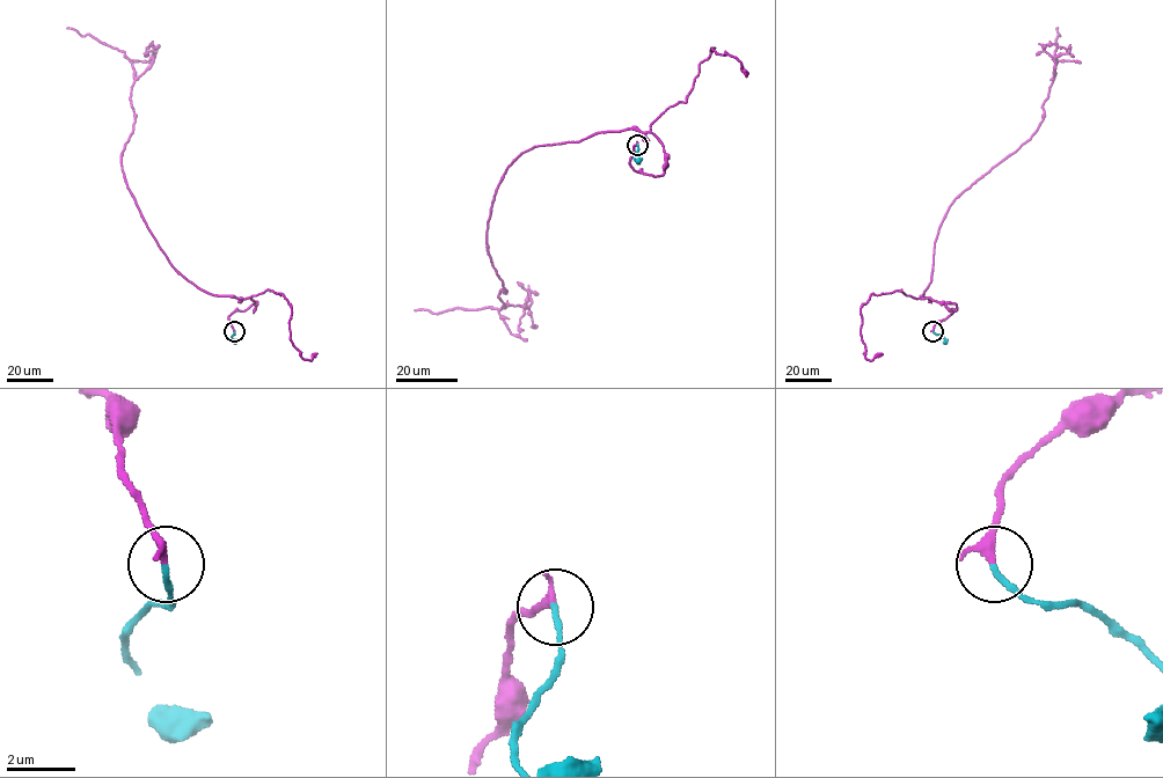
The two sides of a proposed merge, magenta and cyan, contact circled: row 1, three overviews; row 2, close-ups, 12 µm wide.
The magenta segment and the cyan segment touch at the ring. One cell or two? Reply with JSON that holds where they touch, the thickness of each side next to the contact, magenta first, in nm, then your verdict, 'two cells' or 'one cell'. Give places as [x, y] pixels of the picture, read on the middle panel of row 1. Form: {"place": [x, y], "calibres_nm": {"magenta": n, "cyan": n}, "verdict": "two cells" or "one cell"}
{"place": [637, 145], "calibres_nm": {"magenta": 260, "cyan": 180}, "verdict": "one cell"}

